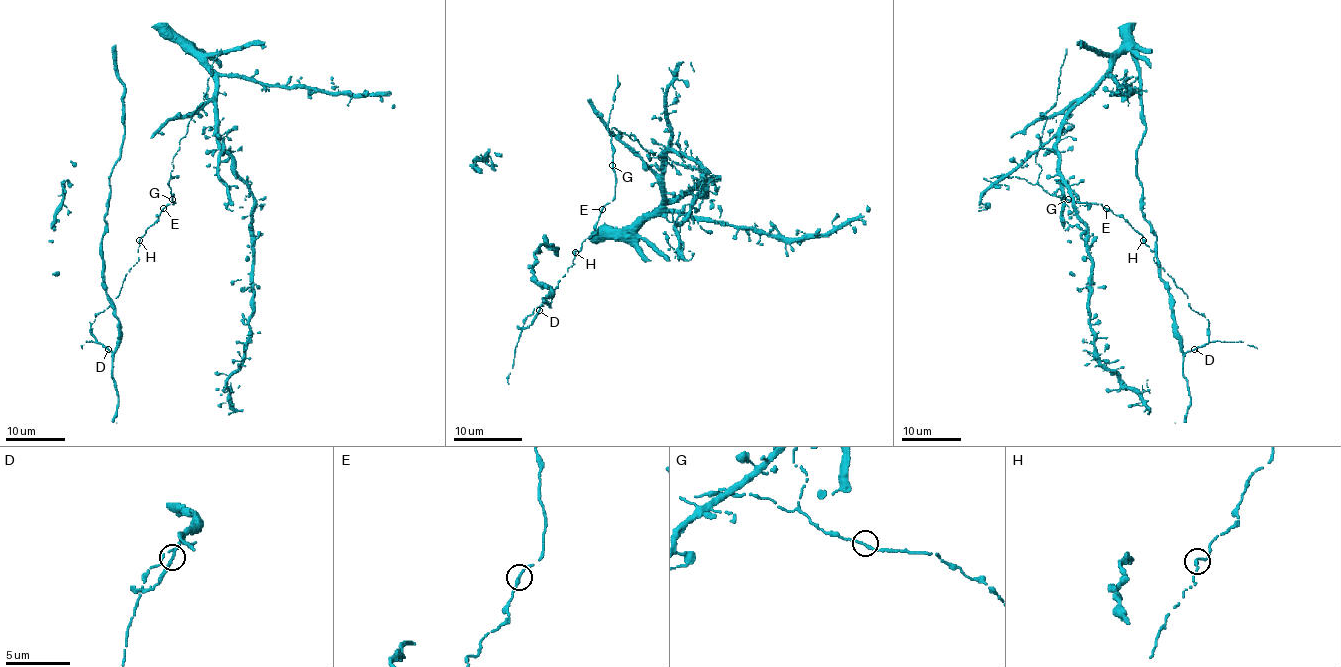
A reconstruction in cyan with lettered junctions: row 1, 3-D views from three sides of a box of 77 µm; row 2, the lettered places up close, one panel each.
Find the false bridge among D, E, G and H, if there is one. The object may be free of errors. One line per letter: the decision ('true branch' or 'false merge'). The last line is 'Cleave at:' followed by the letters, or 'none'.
D: true branch
E: true branch
G: true branch
H: true branch
Cleave at: none

